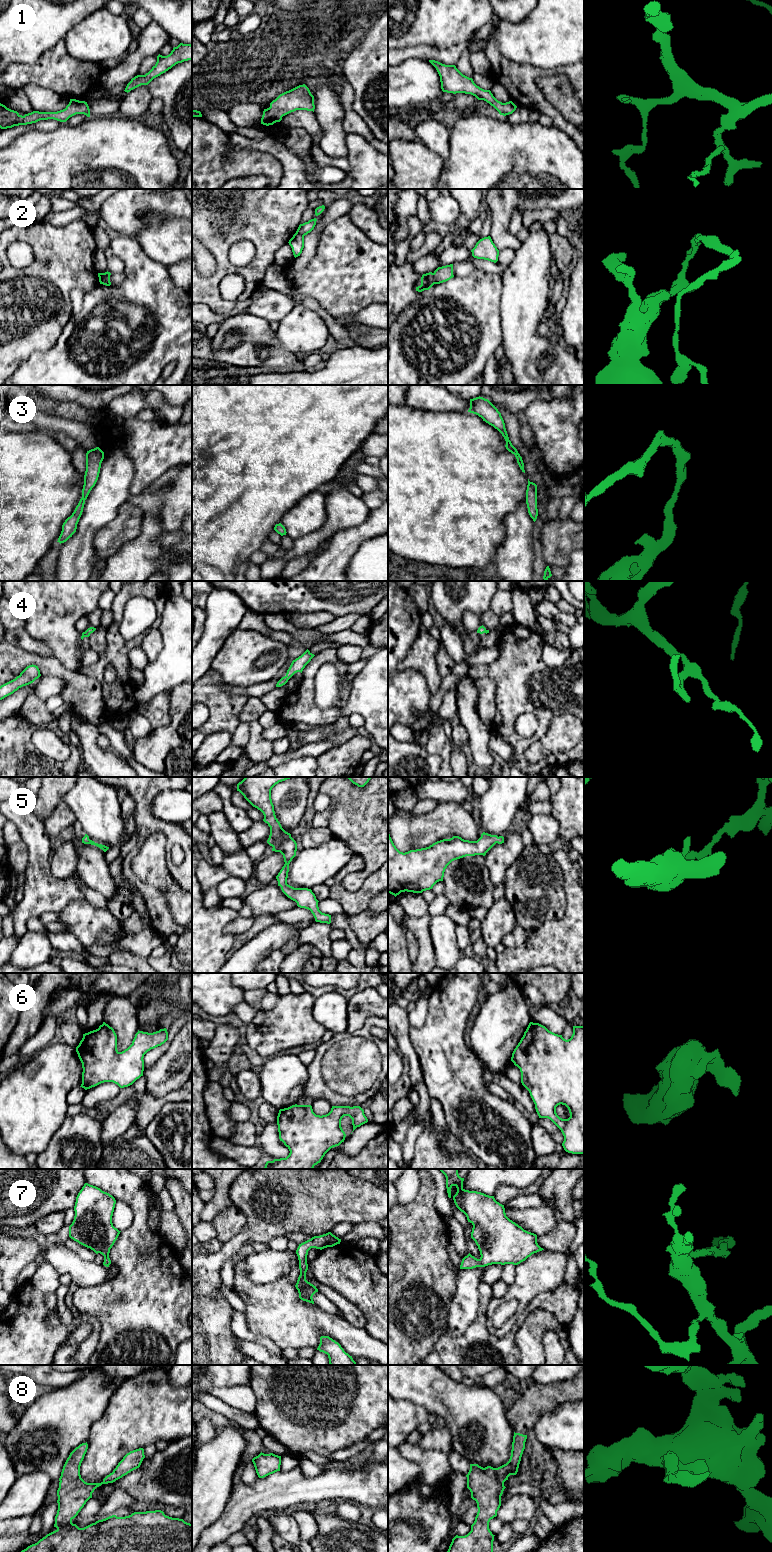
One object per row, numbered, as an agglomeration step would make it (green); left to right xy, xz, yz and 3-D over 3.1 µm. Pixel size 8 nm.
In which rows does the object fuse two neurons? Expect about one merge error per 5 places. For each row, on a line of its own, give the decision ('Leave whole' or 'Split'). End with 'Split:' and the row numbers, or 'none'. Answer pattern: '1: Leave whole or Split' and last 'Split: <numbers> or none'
1: Leave whole
2: Split
3: Leave whole
4: Leave whole
5: Leave whole
6: Leave whole
7: Leave whole
8: Leave whole
Split: 2

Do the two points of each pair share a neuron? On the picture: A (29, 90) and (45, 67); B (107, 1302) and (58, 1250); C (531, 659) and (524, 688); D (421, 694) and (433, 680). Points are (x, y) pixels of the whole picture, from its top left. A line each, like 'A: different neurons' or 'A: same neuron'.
A: different neurons
B: different neurons
C: same neuron
D: different neurons

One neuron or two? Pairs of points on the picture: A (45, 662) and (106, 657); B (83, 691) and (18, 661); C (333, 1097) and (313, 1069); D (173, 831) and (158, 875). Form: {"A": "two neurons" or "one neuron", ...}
{"A": "two neurons", "B": "one neuron", "C": "one neuron", "D": "two neurons"}

